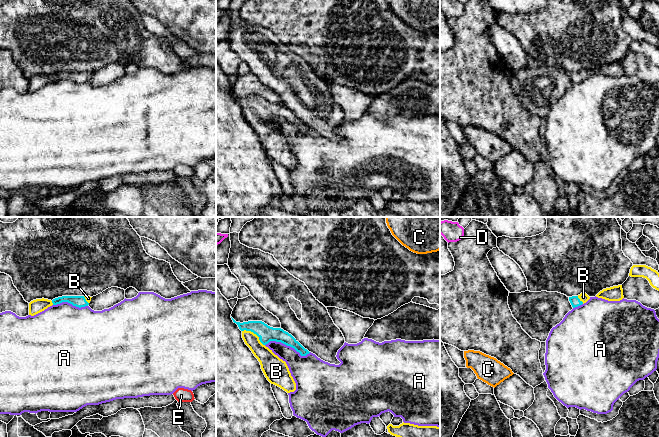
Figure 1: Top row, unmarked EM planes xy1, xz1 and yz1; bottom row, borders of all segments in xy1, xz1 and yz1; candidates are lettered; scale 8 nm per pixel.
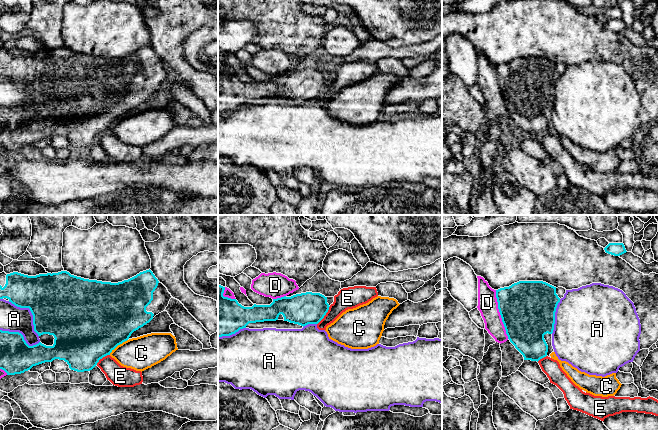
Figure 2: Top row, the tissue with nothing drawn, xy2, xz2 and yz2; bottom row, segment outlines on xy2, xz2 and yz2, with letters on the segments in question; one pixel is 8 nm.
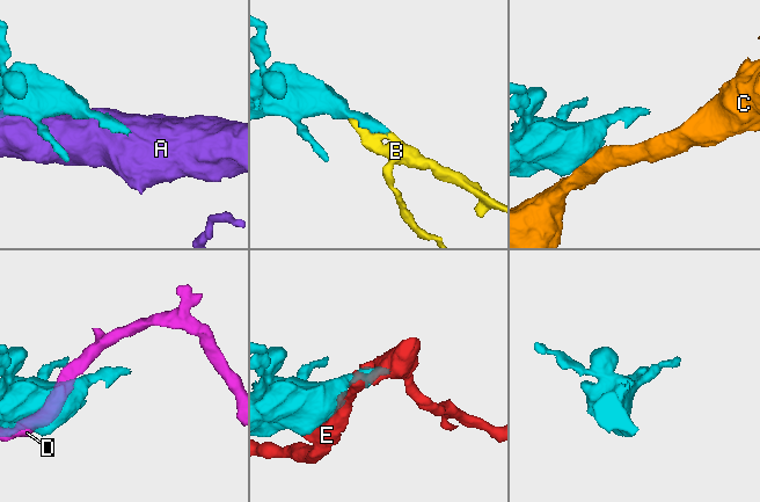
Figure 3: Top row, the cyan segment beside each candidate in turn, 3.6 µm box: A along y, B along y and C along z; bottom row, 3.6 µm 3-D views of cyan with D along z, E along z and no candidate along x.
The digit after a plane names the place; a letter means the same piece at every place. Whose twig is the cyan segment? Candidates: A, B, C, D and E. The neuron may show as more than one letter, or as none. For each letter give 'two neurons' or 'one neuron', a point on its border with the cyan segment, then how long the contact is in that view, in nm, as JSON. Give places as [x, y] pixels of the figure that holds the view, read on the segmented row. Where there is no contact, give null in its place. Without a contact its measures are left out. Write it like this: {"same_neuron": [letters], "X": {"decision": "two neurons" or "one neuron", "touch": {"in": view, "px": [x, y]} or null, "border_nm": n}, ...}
{"same_neuron": ["B"], "A": {"decision": "two neurons", "touch": {"in": "xy2", "px": [31, 312]}, "border_nm": 380}, "B": {"decision": "one neuron", "touch": {"in": "xz1", "px": [254, 333]}, "border_nm": 220}, "C": {"decision": "two neurons", "touch": {"in": "xy2", "px": [118, 344]}, "border_nm": 200}, "D": {"decision": "two neurons", "touch": {"in": "yz2", "px": [500, 314]}, "border_nm": 400}, "E": {"decision": "two neurons", "touch": {"in": "xz2", "px": [325, 314]}, "border_nm": 190}}

